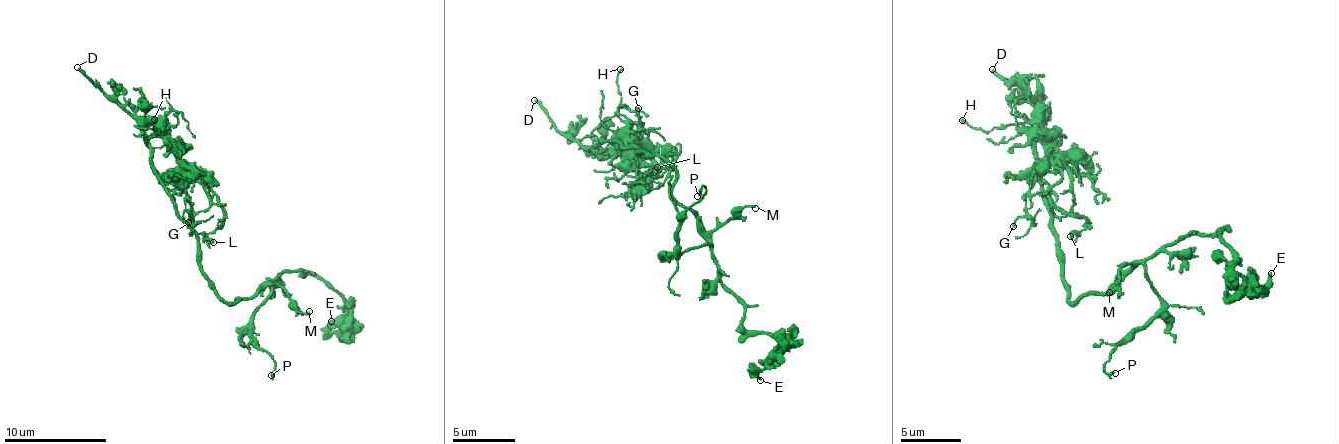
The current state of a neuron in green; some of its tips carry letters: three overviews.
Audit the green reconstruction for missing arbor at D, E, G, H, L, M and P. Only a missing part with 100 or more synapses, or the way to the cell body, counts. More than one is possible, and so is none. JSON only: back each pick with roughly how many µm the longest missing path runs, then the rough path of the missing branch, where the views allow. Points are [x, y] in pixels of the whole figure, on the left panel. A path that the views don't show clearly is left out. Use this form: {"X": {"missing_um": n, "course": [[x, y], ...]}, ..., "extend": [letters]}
{"D": {"missing_um": 50, "course": [[77, 67], [55, 60], [93, 48], [161, 59], [236, 53], [254, 43], [303, 7]]}, "extend": ["D"]}

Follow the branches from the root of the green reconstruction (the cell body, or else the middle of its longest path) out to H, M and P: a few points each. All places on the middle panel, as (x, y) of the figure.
H: (654, 156), (602, 136), (600, 142), (592, 134), (616, 111), (620, 69)
M: (654, 156), (660, 156), (676, 174), (673, 196), (707, 230), (717, 230), (742, 208), (755, 208)
P: (654, 156), (676, 174), (673, 196), (710, 242), (681, 252), (677, 226), (697, 196)

